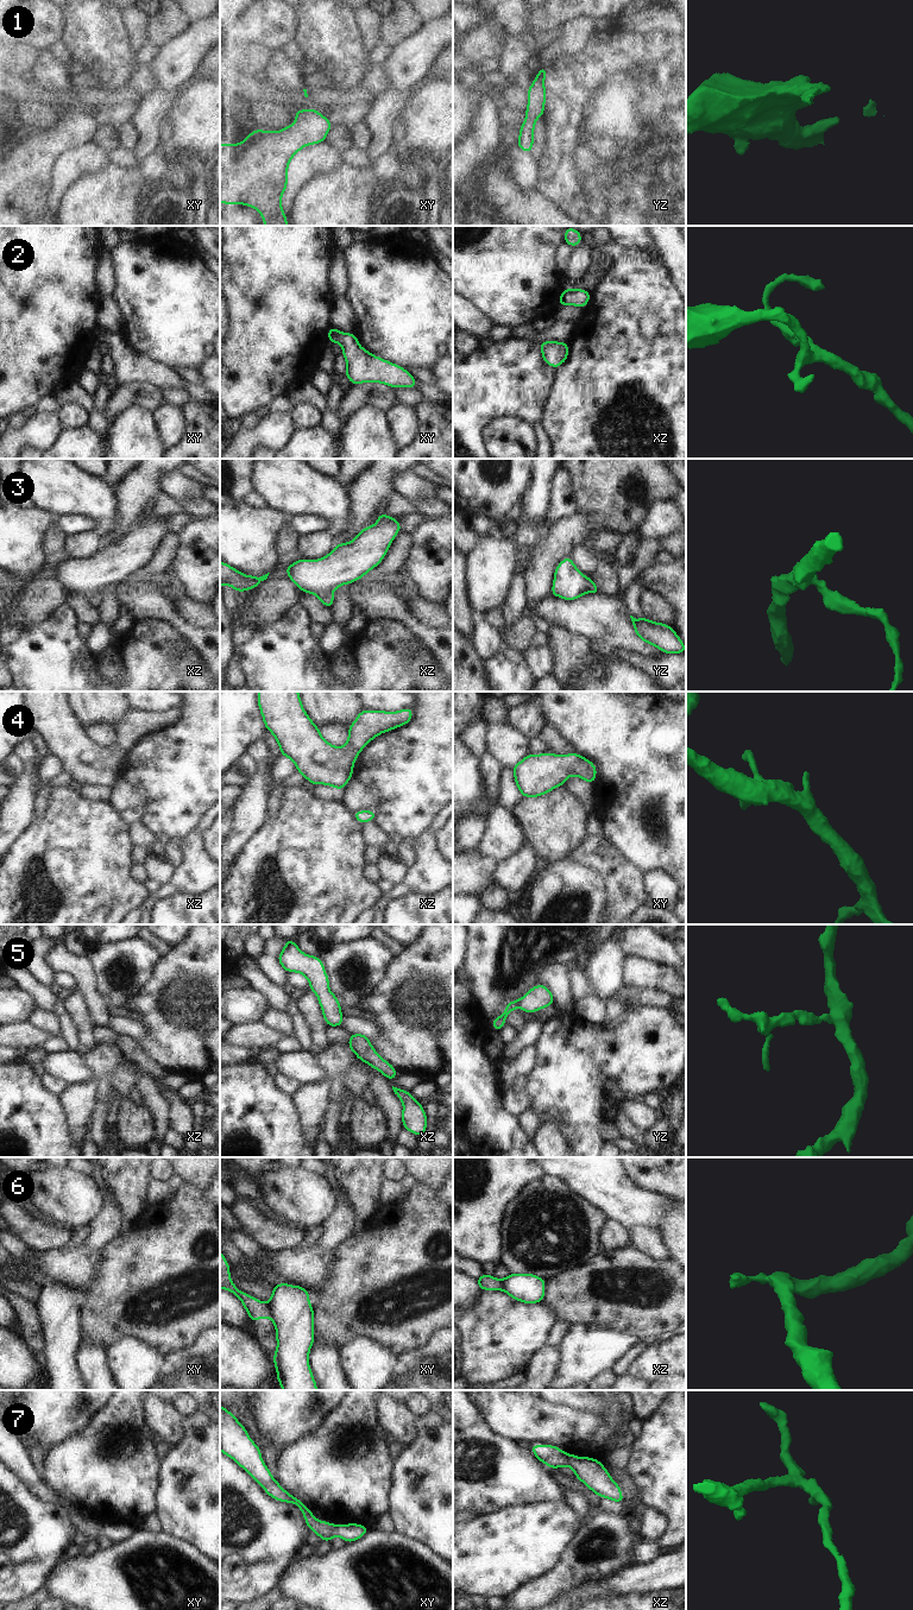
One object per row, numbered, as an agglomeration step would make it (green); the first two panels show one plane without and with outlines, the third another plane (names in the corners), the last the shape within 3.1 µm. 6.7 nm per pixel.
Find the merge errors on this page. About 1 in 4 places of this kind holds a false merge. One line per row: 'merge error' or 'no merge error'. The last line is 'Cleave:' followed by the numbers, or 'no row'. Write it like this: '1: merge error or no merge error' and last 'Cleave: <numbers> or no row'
1: no merge error
2: no merge error
3: no merge error
4: no merge error
5: no merge error
6: merge error
7: no merge error
Cleave: 6

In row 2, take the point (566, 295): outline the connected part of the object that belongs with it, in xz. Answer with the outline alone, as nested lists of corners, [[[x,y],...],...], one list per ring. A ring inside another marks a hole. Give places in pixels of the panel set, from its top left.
[[[565,289],[561,295],[558,305],[572,304],[583,309],[590,302],[590,291],[577,289]]]

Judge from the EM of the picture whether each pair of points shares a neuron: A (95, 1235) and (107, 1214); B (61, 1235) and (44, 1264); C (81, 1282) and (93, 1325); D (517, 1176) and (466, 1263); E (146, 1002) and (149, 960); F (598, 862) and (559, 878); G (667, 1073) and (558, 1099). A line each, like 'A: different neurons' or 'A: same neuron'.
A: same neuron
B: different neurons
C: different neurons
D: different neurons
E: different neurons
F: different neurons
G: same neuron

